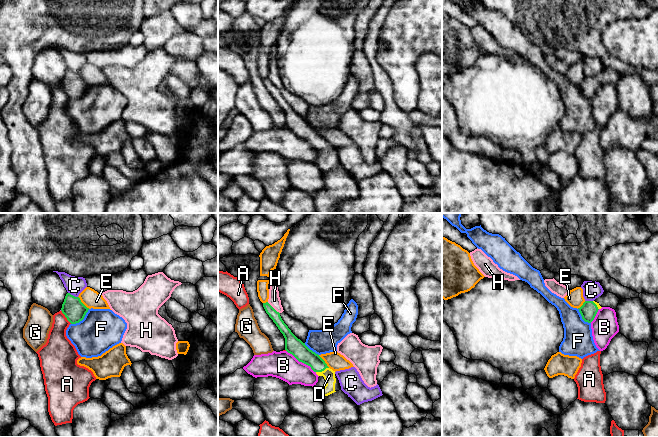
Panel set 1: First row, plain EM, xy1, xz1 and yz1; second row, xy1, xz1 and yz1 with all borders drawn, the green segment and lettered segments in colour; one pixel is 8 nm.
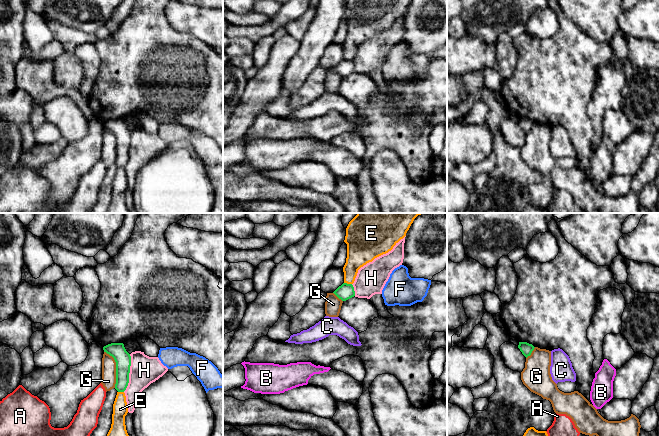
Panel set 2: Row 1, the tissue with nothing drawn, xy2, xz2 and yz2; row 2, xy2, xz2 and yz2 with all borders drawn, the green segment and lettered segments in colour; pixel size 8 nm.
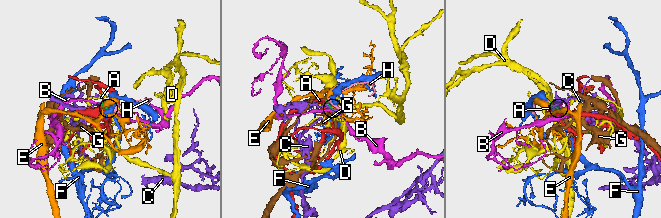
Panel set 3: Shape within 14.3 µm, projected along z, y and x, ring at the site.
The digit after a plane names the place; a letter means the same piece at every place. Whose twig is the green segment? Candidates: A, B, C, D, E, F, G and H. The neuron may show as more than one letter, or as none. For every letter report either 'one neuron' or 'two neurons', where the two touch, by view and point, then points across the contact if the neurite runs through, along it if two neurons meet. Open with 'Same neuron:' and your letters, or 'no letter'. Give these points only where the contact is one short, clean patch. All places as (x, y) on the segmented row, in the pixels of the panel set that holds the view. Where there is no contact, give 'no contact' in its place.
Same neuron: D
A: two neurons; meets green in xy1 at (65, 316); border along xy1 (61, 310), (71, 323)
B: two neurons; meets green in xz1 at (301, 361); border along xz1 (286, 350), (299, 361), (307, 364), (315, 372)
C: two neurons; meets green in xy1 at (72, 295); border along xy1 (68, 292), (77, 297)
D: one neuron; meets green in xz1 at (322, 370); runs through xz1 (299, 350), (322, 370), (329, 375)
E: two neurons; meets green in xy1 at (82, 303)
F: two neurons; meets green in xy1 at (81, 320); border along xy1 (89, 309), (81, 320), (71, 324)
G: two neurons; meets green in xy2 at (116, 368); border along xy2 (104, 351), (115, 362), (115, 387)
H: two neurons; meets green in xy2 at (129, 372)

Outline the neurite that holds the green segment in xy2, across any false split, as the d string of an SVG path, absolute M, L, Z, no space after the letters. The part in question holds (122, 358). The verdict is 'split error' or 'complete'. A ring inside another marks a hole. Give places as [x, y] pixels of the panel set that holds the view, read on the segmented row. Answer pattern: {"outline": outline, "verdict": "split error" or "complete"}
{"outline": "M111 343L103 347L104 352L112 356L116 362L116 384L118 392L124 392L129 383L131 356L123 343Z", "verdict": "complete"}

